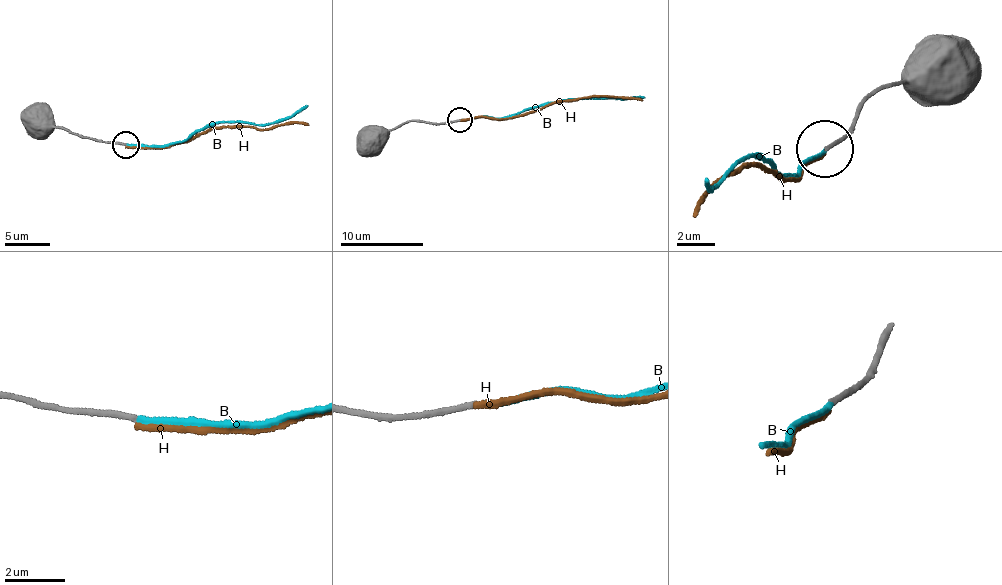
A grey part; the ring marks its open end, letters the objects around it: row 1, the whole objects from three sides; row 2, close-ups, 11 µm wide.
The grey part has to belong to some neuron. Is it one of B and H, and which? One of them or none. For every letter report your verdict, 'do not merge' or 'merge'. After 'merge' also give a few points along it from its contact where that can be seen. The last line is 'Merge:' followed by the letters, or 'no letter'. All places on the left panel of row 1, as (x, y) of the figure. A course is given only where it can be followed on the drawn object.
B: merge | via (126, 145), (167, 146), (221, 122), (264, 126), (289, 119), (307, 106)
H: do not merge
Merge: B

